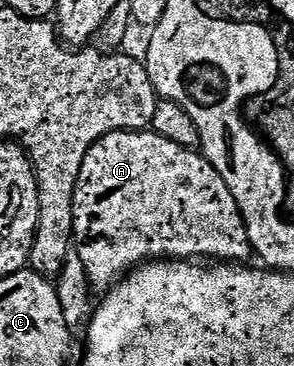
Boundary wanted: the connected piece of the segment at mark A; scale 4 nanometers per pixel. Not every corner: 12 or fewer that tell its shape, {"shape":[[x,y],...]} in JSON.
{"shape":[[110,130],[83,158],[75,255],[94,289],[150,258],[245,262],[200,151]]}

